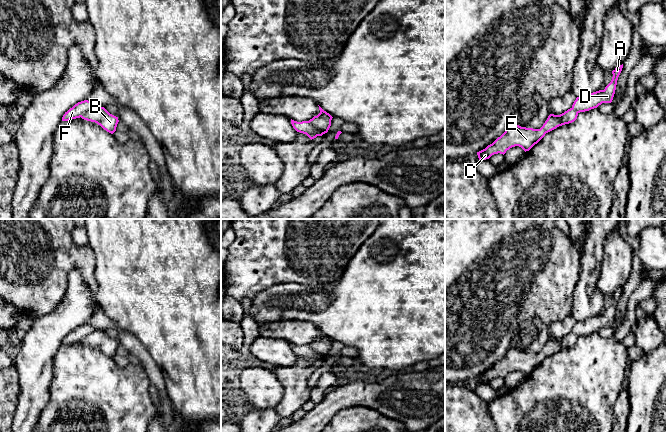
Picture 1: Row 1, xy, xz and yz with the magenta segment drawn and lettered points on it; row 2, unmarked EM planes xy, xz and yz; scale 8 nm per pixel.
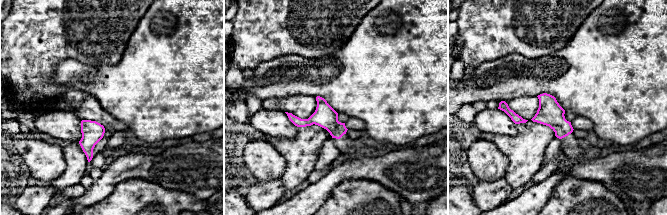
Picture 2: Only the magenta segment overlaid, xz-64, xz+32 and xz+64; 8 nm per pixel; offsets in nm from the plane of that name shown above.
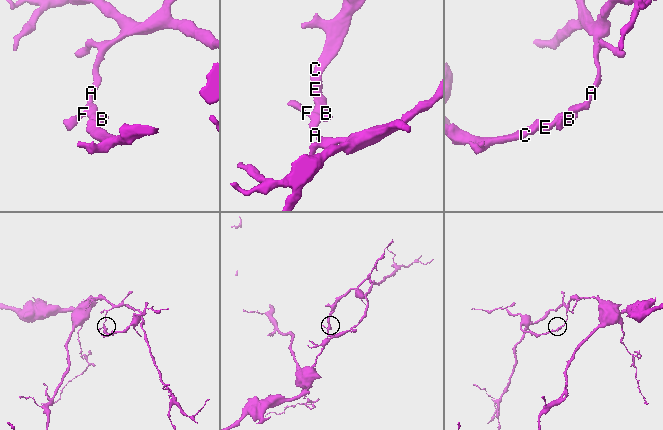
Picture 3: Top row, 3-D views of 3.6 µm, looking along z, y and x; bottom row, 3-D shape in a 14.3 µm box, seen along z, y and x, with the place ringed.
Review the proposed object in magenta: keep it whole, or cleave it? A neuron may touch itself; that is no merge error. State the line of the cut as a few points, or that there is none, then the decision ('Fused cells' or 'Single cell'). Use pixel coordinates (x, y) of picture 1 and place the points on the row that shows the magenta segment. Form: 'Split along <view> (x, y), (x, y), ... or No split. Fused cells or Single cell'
Split along xz (308, 121), (323, 133). Fused cells

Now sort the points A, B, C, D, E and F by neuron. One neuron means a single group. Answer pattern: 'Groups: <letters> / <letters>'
Groups: A D F / B C E

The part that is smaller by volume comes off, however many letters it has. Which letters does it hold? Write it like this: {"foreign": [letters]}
{"foreign": ["B", "C", "E"]}

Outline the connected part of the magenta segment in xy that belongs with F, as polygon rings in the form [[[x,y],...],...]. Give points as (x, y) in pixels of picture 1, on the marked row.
[[[84,100],[75,104],[70,108],[62,117],[62,121],[69,121],[72,119],[80,118],[84,113],[95,107],[96,105],[88,100]]]

